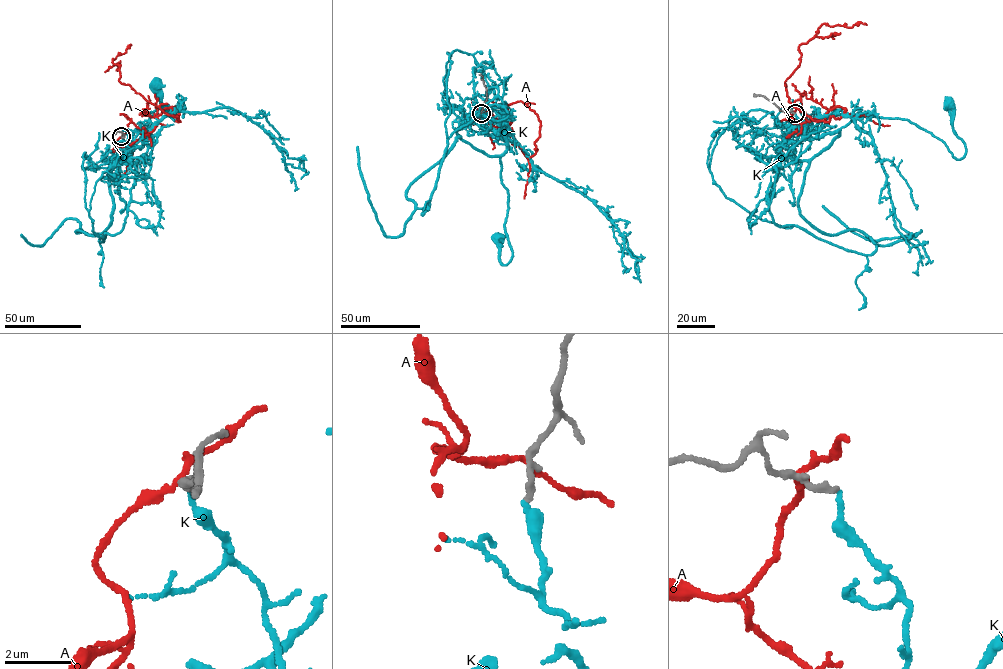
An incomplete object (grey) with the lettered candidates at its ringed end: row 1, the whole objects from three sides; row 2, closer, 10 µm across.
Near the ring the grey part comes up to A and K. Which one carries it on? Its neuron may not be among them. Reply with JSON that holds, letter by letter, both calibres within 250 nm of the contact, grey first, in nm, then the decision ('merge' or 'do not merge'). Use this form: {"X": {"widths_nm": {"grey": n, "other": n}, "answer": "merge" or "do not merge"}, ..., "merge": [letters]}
{"A": {"widths_nm": {"grey": 190, "other": 180}, "answer": "do not merge"}, "K": {"widths_nm": {"grey": 130, "other": 140}, "answer": "merge"}, "merge": ["K"]}

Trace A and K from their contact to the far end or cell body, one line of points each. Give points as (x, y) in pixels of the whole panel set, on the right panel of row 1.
A: (793, 112), (798, 129), (844, 113), (812, 119), (785, 83), (823, 23), (866, 25)
K: (795, 113), (799, 126), (820, 117), (808, 138), (862, 116), (908, 119), (959, 159), (949, 101)

